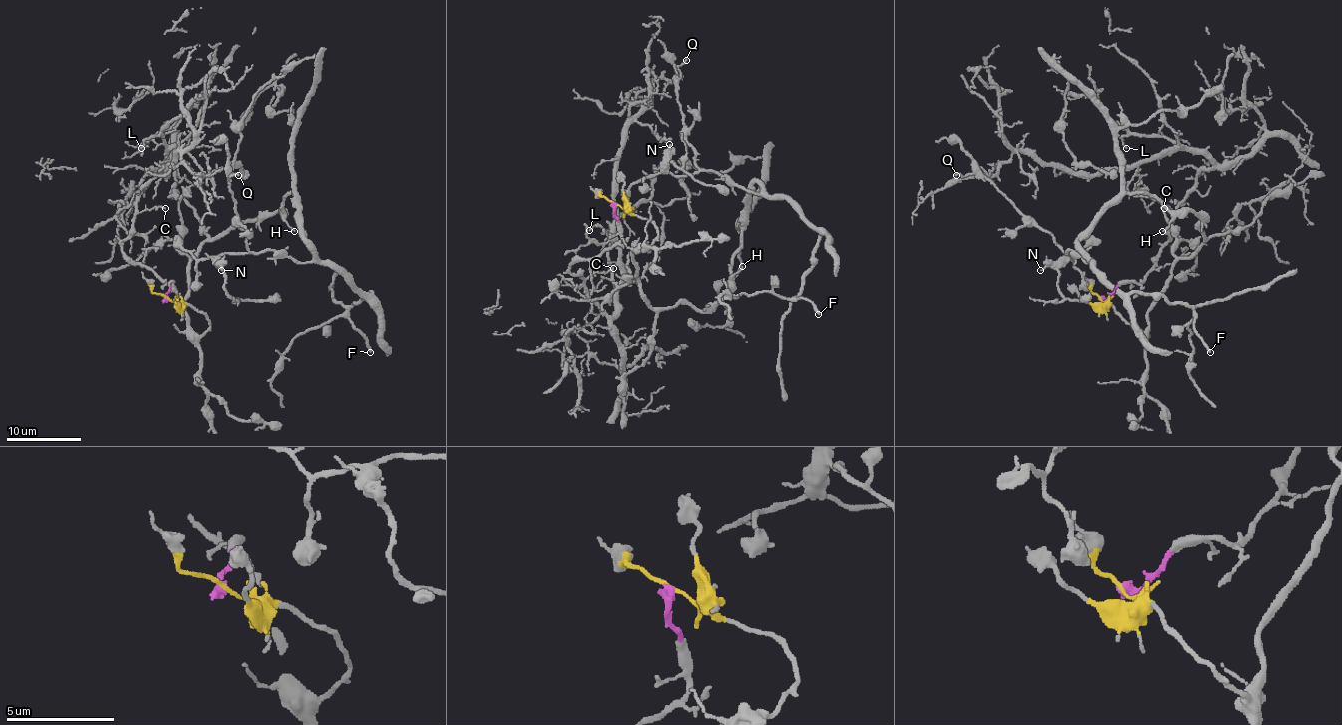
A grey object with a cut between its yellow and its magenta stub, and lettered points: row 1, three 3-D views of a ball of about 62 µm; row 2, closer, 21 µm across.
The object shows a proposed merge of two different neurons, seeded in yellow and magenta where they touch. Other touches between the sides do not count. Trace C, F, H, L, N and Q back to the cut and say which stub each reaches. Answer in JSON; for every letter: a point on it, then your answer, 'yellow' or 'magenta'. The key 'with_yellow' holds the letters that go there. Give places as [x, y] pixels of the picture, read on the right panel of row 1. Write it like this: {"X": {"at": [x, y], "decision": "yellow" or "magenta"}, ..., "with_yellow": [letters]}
{"C": {"at": [1164, 208], "decision": "magenta"}, "F": {"at": [1210, 352], "decision": "yellow"}, "H": {"at": [1162, 231], "decision": "yellow"}, "L": {"at": [1126, 148], "decision": "magenta"}, "N": {"at": [1040, 270], "decision": "yellow"}, "Q": {"at": [956, 175], "decision": "yellow"}, "with_yellow": ["F", "H", "N", "Q"]}

